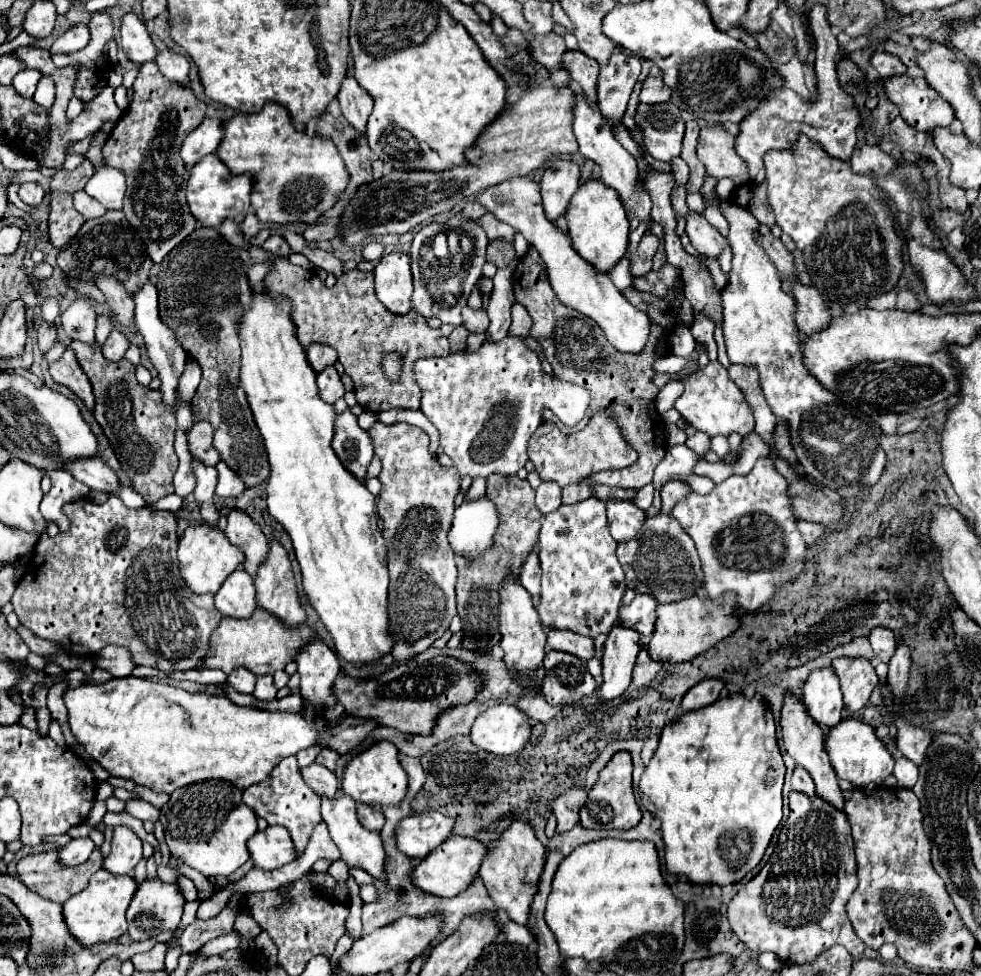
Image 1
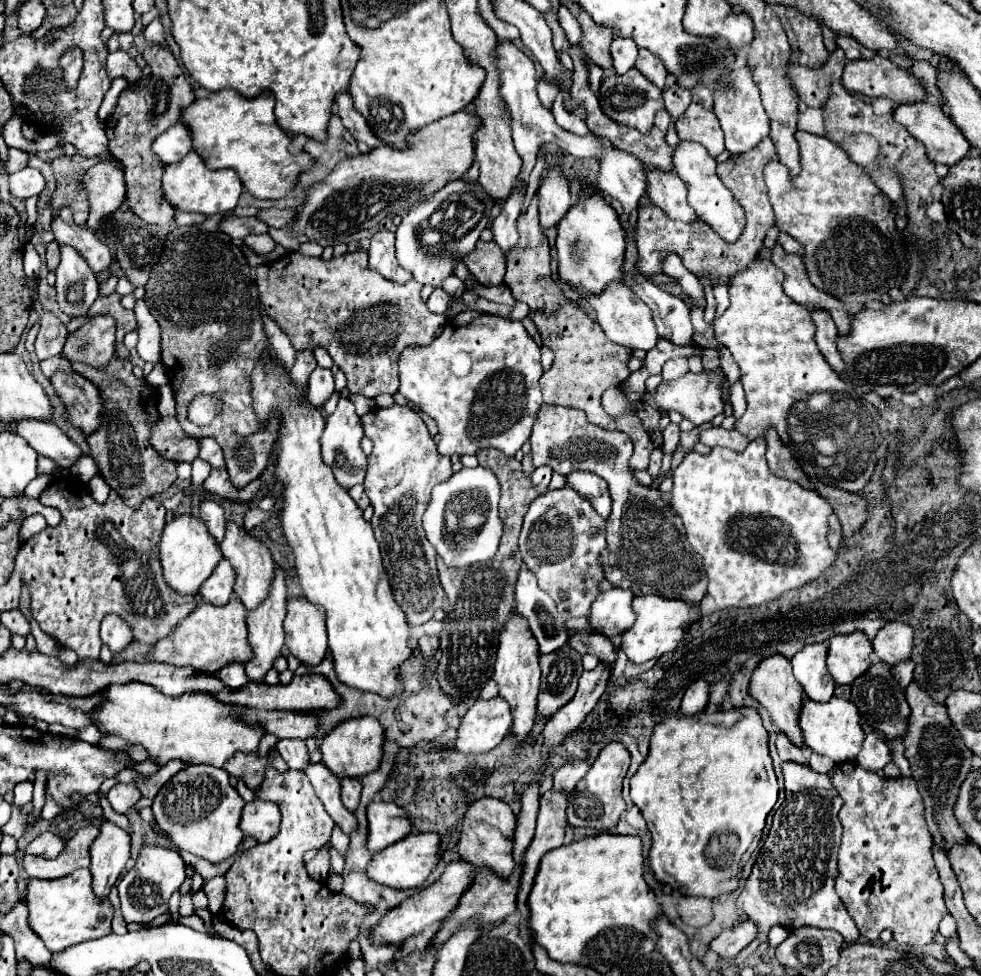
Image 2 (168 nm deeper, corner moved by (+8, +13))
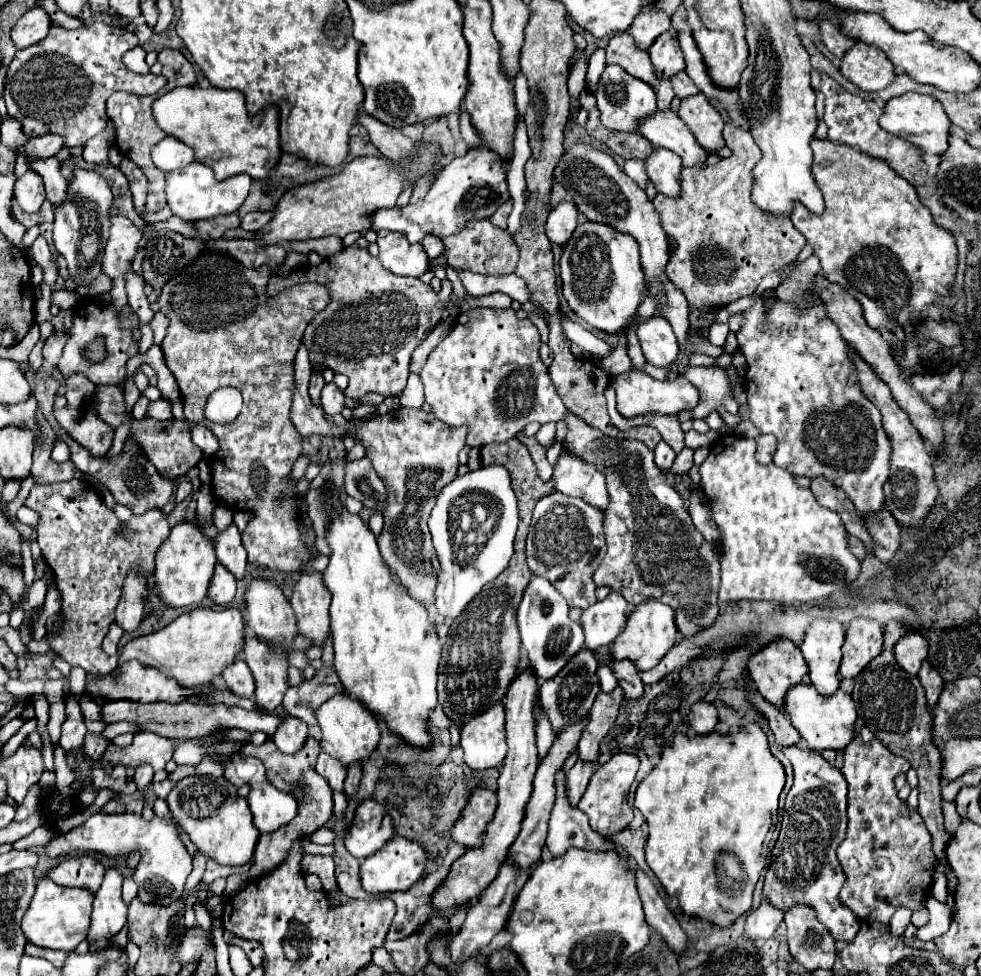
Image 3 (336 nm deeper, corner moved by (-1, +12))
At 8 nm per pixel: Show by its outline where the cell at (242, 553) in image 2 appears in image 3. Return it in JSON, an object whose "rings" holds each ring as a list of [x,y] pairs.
{"rings":[[[252,577],[248,581],[248,589],[246,589],[244,601],[246,601],[246,621],[248,621],[248,627],[258,637],[262,637],[264,641],[270,641],[270,643],[276,643],[276,645],[284,645],[286,651],[290,651],[292,639],[296,637],[296,617],[292,613],[292,607],[288,603],[288,599],[284,597],[280,585],[270,581],[270,579]]]}

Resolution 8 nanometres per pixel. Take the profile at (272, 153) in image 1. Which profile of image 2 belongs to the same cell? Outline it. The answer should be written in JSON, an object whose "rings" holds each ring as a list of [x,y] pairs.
{"rings":[[[225,88],[209,92],[205,98],[193,100],[191,106],[181,112],[183,124],[193,136],[193,150],[203,158],[211,170],[233,168],[249,194],[263,200],[279,200],[293,188],[299,172],[311,168],[313,160],[307,152],[291,154],[287,150],[291,138],[283,132],[273,116],[271,92],[263,92],[257,98],[243,98],[239,92]]]}

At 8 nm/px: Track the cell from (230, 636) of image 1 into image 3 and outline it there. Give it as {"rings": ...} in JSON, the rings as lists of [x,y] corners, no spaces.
{"rings":[[[198,607],[198,609],[192,609],[190,613],[182,613],[176,621],[172,621],[164,629],[126,643],[118,665],[122,665],[122,661],[128,661],[128,659],[138,659],[140,663],[144,663],[148,667],[156,667],[162,673],[166,673],[168,677],[174,677],[180,685],[192,689],[192,687],[206,685],[208,681],[212,681],[214,675],[220,675],[228,665],[232,665],[236,661],[236,655],[244,649],[244,641],[246,641],[244,619],[236,607],[228,607],[224,611],[214,611],[210,607]]]}

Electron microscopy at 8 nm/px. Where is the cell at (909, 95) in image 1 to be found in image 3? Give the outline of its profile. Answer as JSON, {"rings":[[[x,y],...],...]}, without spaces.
{"rings":[[[856,43],[856,49],[844,55],[840,73],[868,93],[882,91],[896,79],[892,61],[888,61],[888,57],[880,53],[880,49],[872,49],[872,45],[860,43]]]}

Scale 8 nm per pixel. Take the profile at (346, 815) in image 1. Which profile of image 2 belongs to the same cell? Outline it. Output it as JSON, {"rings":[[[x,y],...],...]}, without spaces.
{"rings":[[[309,764],[303,772],[311,780],[317,796],[321,798],[325,810],[335,820],[335,824],[345,834],[351,834],[357,828],[357,820],[355,820],[355,816],[351,816],[351,812],[347,812],[347,808],[341,802],[339,778],[327,766],[323,766],[323,764]]]}

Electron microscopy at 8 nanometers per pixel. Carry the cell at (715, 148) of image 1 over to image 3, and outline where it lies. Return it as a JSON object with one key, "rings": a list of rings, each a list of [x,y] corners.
{"rings":[[[702,93],[682,99],[678,115],[688,125],[688,129],[696,137],[696,141],[700,141],[700,145],[704,145],[704,149],[718,151],[726,145],[724,137],[722,137],[724,119]]]}

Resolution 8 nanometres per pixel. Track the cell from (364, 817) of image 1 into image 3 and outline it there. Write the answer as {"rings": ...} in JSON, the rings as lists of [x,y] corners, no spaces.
{"rings":[[[360,763],[350,765],[350,767],[348,767],[348,777],[346,777],[346,781],[344,781],[344,793],[346,793],[348,797],[356,795],[358,785],[360,785],[360,779],[362,779],[362,765],[360,765]]]}

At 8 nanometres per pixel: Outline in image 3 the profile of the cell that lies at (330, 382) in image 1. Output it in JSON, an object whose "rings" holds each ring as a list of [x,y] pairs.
{"rings":[[[326,383],[322,389],[322,409],[328,415],[336,415],[344,409],[344,393],[336,387],[336,383]]]}

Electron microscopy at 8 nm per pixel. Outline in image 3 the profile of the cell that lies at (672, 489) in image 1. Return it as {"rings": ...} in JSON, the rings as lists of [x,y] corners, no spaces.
{"rings":[[[660,441],[660,445],[656,445],[656,449],[654,449],[654,461],[656,461],[658,469],[668,471],[672,467],[674,459],[676,459],[676,453],[664,441]]]}

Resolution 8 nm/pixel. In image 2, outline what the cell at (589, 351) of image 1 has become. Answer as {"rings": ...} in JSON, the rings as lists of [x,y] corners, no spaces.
{"rings":[[[535,200],[519,216],[517,230],[519,230],[519,242],[515,244],[511,252],[507,252],[507,274],[503,282],[505,286],[509,286],[517,302],[525,302],[529,306],[529,318],[535,322],[541,334],[543,346],[555,352],[553,366],[541,376],[543,400],[549,404],[559,404],[567,408],[581,408],[587,414],[587,420],[591,424],[597,424],[605,430],[625,432],[635,444],[635,452],[631,456],[631,468],[645,470],[649,464],[651,448],[655,446],[649,434],[645,432],[641,420],[635,414],[627,414],[615,420],[607,416],[601,406],[601,394],[611,386],[619,386],[629,376],[627,362],[631,358],[631,350],[619,344],[611,344],[611,340],[603,336],[603,330],[599,328],[599,324],[595,324],[579,306],[569,302],[563,296],[559,284],[553,282],[551,268],[549,268],[549,260],[551,260],[549,244],[539,224],[539,210],[537,210]]]}

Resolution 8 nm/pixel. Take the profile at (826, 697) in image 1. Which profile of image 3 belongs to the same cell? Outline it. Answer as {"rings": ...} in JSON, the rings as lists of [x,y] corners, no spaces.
{"rings":[[[816,619],[806,631],[804,643],[800,647],[804,661],[808,665],[808,675],[812,685],[820,695],[830,697],[840,689],[838,667],[842,659],[846,627],[832,619]]]}

